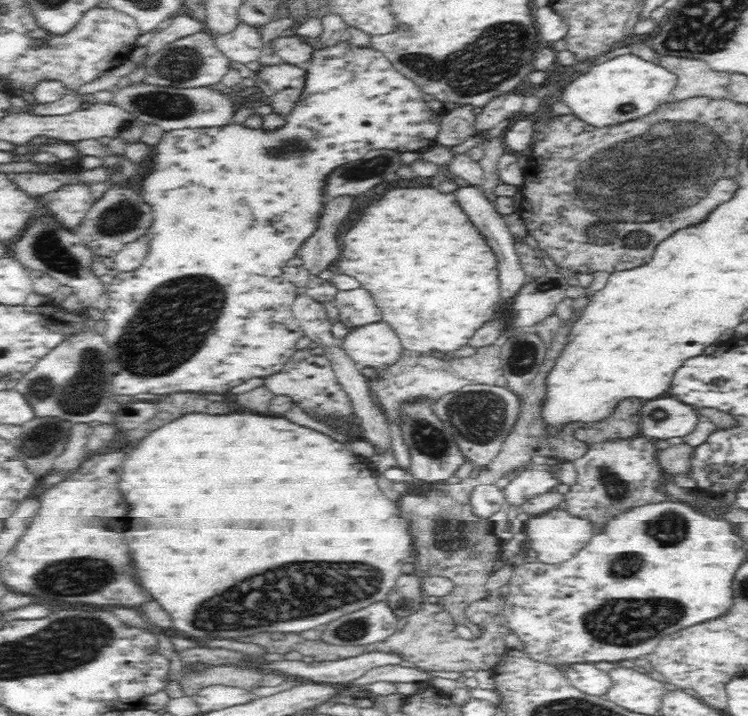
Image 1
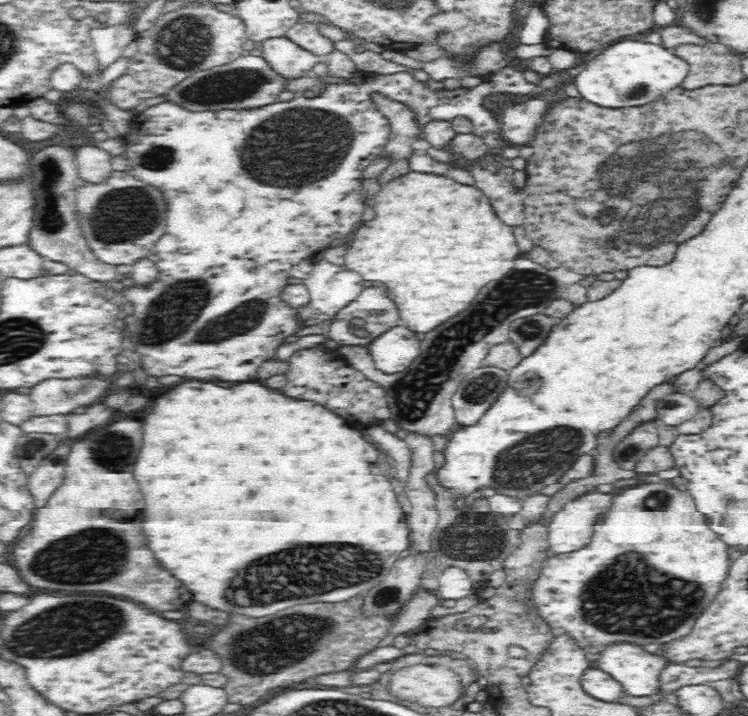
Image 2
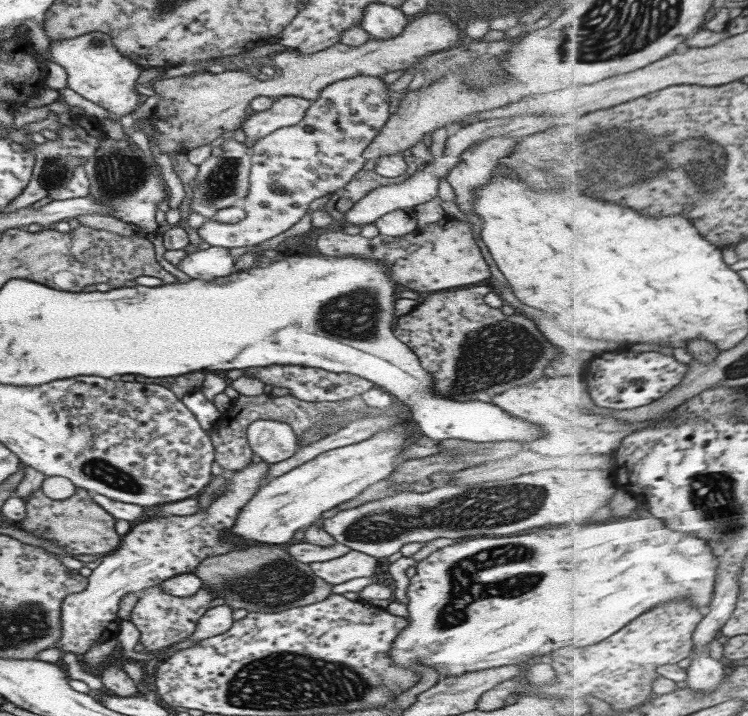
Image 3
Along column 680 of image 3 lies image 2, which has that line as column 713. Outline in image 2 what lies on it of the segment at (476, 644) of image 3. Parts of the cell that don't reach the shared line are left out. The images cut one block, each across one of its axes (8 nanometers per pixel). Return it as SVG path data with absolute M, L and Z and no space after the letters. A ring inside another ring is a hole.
M642 484L614 498L608 510L599 517L586 547L574 553L548 556L527 596L538 616L554 633L568 635L580 648L596 646L601 651L621 643L640 647L665 644L690 634L696 618L720 592L730 565L730 546L708 528L704 514L696 510L688 492L678 492L664 484ZM650 498L668 502L668 510L662 512L654 510L658 506L646 506ZM678 580L686 580L694 590L688 590L686 582Z

